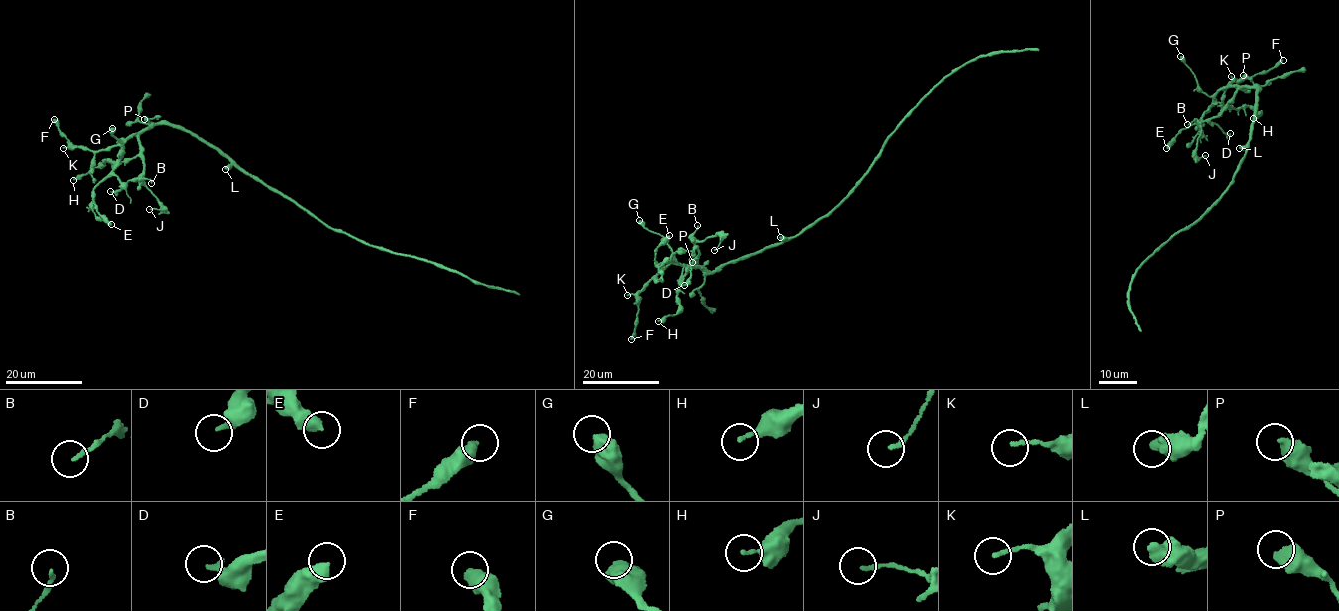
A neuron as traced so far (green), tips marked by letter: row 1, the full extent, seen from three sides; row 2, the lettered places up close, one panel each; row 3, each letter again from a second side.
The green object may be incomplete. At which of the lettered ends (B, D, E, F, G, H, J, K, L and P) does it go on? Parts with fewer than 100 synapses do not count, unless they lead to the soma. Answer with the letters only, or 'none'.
none

